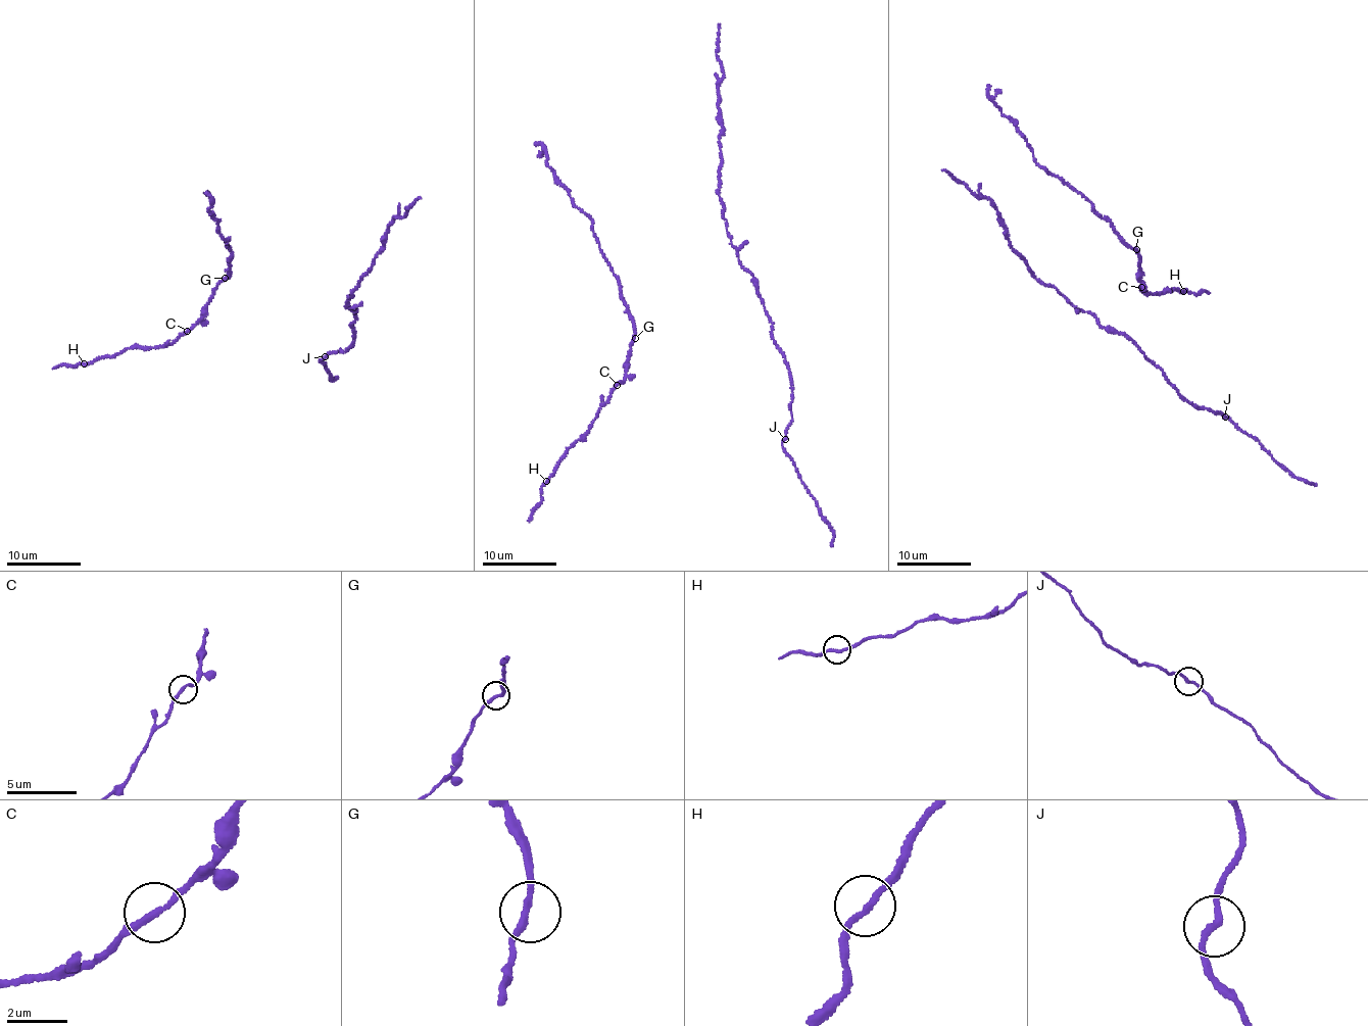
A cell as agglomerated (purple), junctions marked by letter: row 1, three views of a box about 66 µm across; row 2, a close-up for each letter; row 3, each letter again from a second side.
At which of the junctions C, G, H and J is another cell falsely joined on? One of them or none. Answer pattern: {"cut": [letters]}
{"cut": []}

